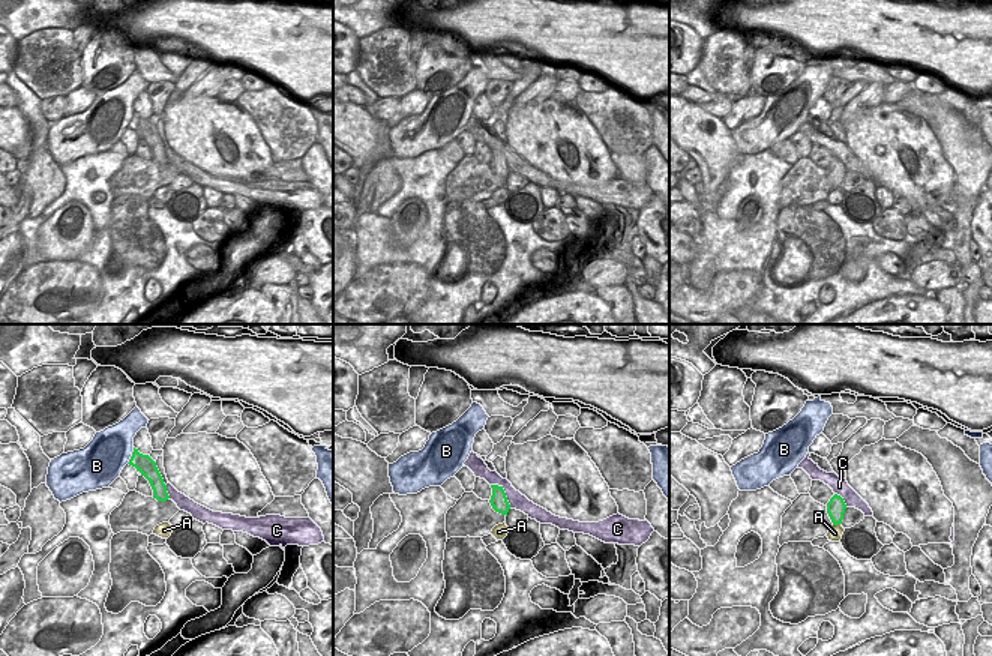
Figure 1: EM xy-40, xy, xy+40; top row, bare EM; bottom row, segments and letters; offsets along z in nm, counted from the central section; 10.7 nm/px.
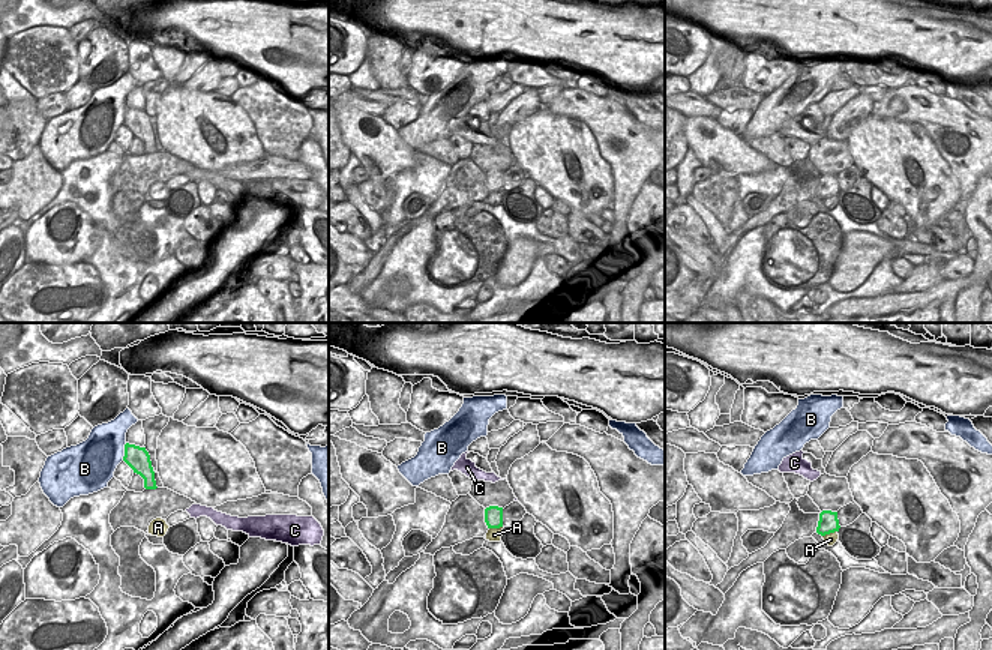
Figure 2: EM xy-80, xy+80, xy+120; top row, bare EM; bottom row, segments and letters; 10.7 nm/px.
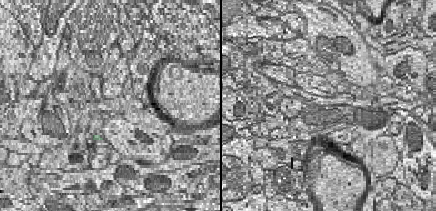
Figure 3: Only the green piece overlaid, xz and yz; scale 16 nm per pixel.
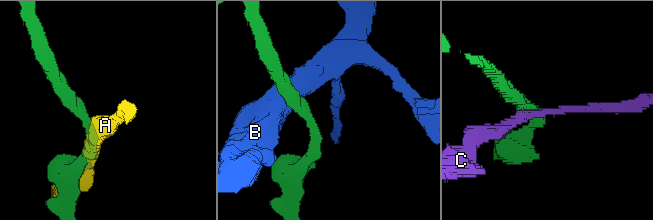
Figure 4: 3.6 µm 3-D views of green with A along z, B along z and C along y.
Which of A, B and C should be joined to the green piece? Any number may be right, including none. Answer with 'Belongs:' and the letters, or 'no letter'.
Belongs: no letter

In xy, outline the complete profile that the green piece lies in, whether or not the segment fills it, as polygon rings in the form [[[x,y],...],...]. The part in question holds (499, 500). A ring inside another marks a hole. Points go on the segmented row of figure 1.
[[[491,485],[491,488],[492,488],[492,495],[491,495],[489,503],[491,503],[492,509],[495,512],[507,516],[510,504],[507,501],[507,497],[506,497],[503,486]]]

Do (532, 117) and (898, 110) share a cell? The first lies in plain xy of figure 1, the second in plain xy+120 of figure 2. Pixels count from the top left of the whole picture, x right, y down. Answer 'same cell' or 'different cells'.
different cells

